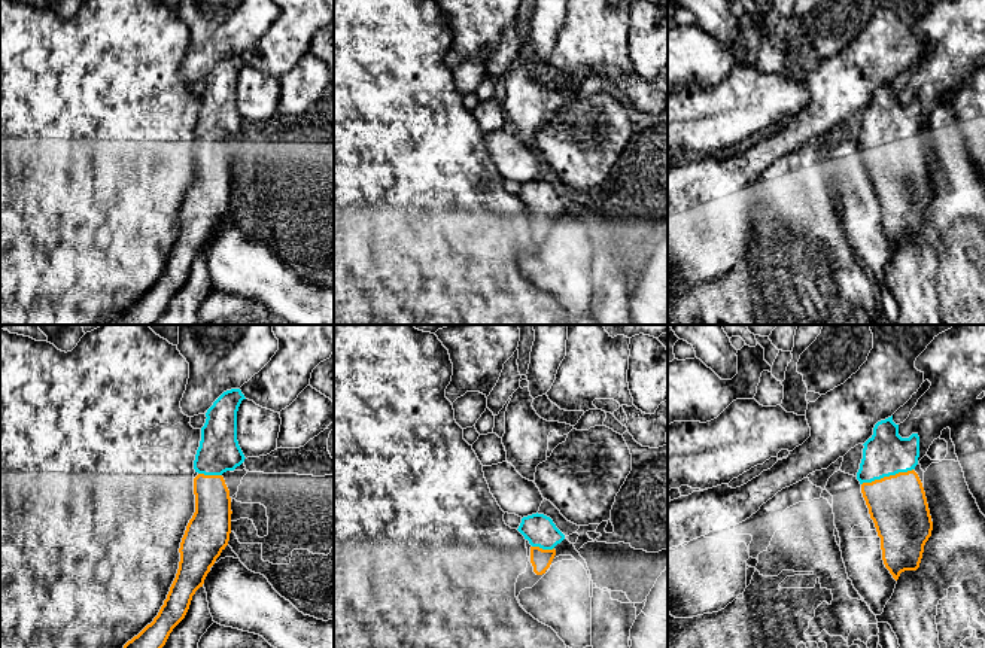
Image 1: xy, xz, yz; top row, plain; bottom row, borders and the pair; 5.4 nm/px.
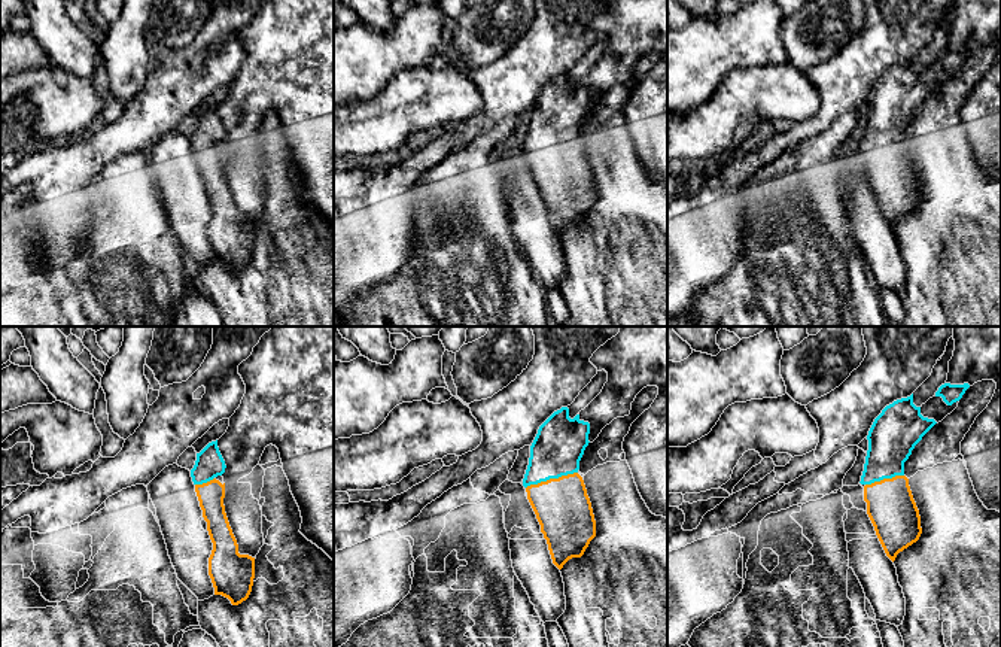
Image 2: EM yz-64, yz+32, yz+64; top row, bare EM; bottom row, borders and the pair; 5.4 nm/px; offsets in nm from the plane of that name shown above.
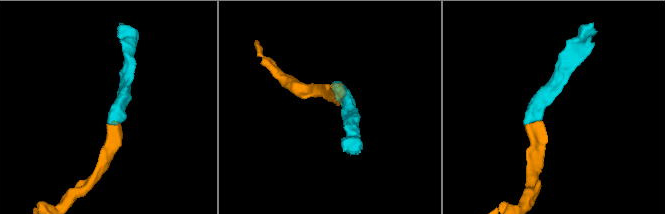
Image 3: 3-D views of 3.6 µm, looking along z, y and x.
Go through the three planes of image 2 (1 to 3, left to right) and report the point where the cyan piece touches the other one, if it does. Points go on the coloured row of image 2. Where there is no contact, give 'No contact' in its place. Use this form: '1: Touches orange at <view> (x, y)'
1: Touches orange at yz-64 (204, 483)
2: Touches orange at yz+32 (551, 479)
3: Touches orange at yz+64 (884, 479)

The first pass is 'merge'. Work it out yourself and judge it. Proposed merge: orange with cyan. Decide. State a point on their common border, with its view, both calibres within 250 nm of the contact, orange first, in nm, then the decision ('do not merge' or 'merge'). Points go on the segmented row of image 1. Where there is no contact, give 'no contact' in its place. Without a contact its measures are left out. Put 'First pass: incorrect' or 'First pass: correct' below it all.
contact yz (887, 477); calibres 320 and 240 nm; merge
First pass: correct

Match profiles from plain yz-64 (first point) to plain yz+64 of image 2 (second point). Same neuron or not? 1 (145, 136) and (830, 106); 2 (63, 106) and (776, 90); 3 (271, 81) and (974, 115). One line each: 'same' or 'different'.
1: same
2: same
3: same

